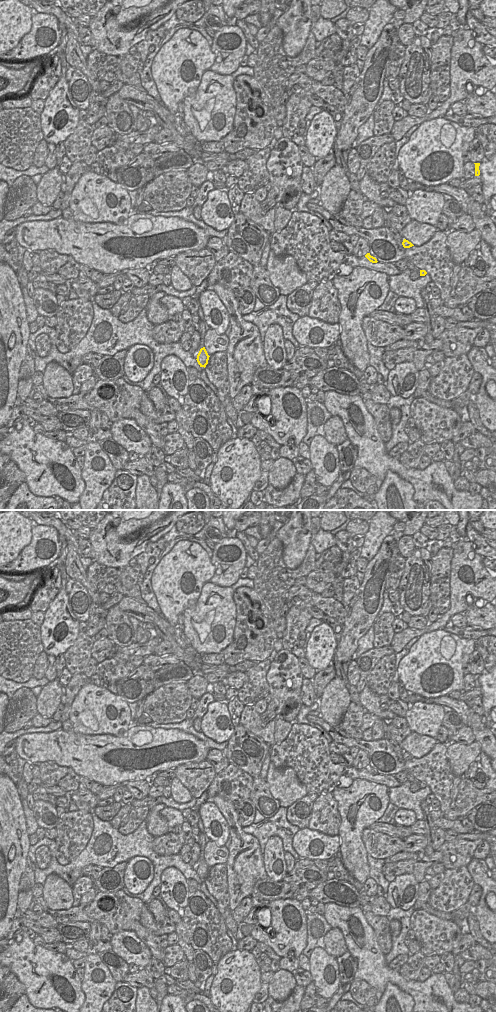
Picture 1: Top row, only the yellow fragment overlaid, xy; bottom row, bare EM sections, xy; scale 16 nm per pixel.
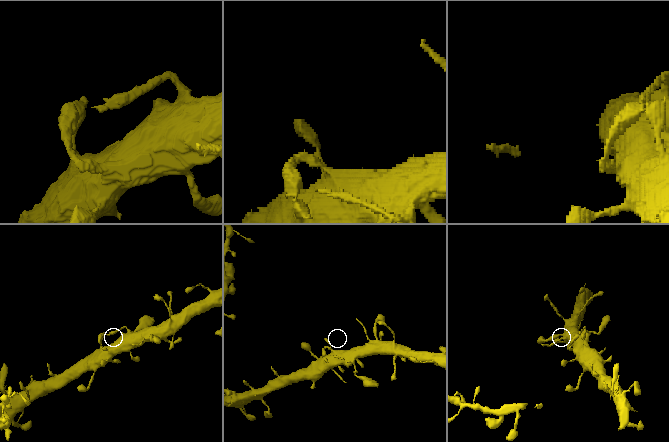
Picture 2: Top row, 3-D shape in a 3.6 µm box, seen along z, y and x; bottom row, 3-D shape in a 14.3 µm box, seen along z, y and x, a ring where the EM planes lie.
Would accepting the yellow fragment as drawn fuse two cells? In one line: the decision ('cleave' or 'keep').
keep

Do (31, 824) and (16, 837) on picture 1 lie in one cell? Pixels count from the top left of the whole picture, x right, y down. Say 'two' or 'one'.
two

